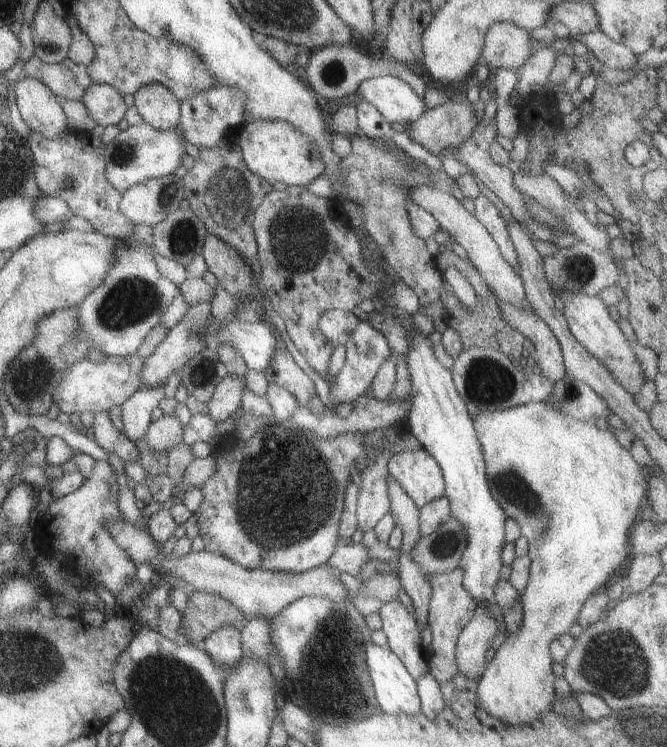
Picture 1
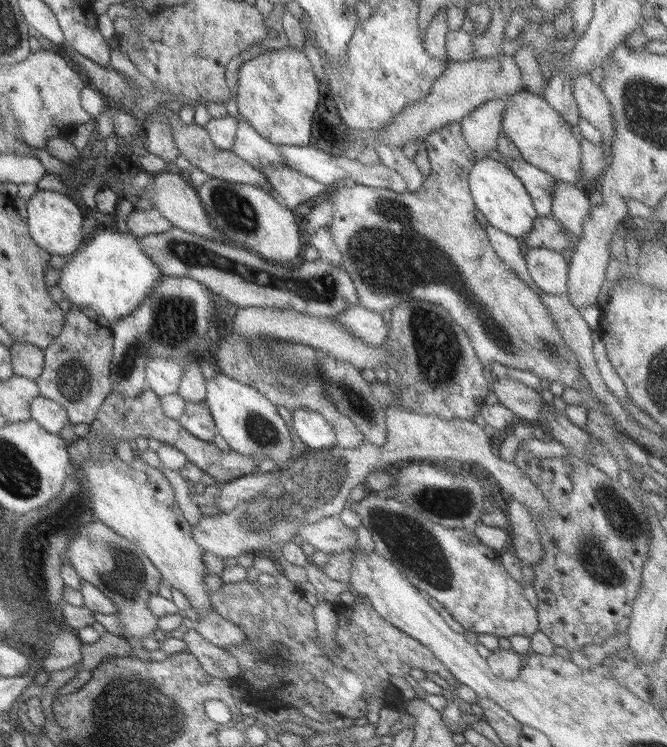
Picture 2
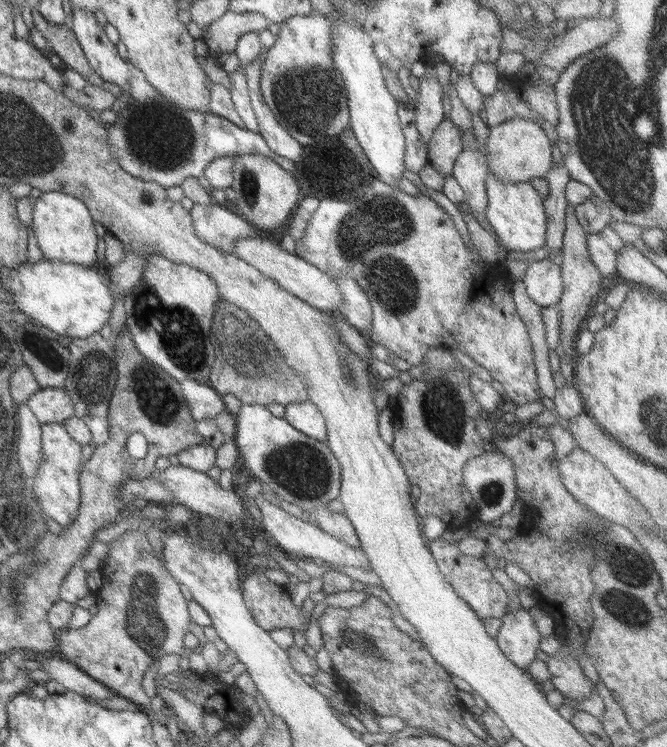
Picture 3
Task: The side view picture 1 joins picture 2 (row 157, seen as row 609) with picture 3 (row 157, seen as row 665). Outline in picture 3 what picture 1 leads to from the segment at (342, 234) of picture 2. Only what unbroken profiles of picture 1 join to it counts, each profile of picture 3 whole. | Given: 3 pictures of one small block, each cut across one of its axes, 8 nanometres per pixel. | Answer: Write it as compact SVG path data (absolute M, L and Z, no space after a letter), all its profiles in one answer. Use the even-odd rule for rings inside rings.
M443 119L431 131L429 143L426 144L426 158L429 161L428 164L437 173L443 176L451 176L455 158L461 150L459 129L449 119Z

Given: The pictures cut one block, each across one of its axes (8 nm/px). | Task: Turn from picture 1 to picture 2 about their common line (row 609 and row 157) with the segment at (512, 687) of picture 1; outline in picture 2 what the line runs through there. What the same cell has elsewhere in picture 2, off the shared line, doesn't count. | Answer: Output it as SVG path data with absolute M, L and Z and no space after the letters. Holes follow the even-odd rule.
M521 90L508 98L501 118L501 133L511 141L520 158L535 169L556 180L578 185L580 175L580 142L565 119L544 102L542 97Z

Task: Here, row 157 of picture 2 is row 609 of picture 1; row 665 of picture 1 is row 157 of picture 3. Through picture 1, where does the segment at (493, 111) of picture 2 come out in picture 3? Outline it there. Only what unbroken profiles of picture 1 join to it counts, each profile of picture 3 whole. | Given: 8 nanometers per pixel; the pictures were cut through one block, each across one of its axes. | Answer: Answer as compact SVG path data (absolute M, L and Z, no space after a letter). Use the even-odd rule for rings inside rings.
M462 148L452 167L451 176L463 191L462 202L475 220L487 220L485 179L488 172L486 156L476 148Z

